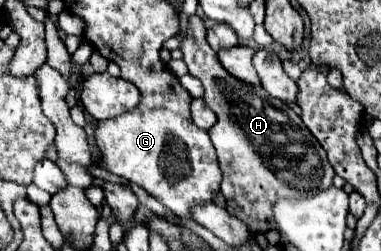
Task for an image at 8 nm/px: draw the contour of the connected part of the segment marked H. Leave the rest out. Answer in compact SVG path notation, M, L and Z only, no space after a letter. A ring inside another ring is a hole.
M190 21L182 53L188 73L202 81L204 101L218 117L218 123L208 131L208 135L216 147L222 171L220 193L226 197L226 211L230 215L244 221L254 235L260 231L264 233L274 229L274 201L330 187L334 169L326 159L326 151L302 123L300 115L276 97L270 97L262 85L246 83L222 69L204 35L204 23Z

